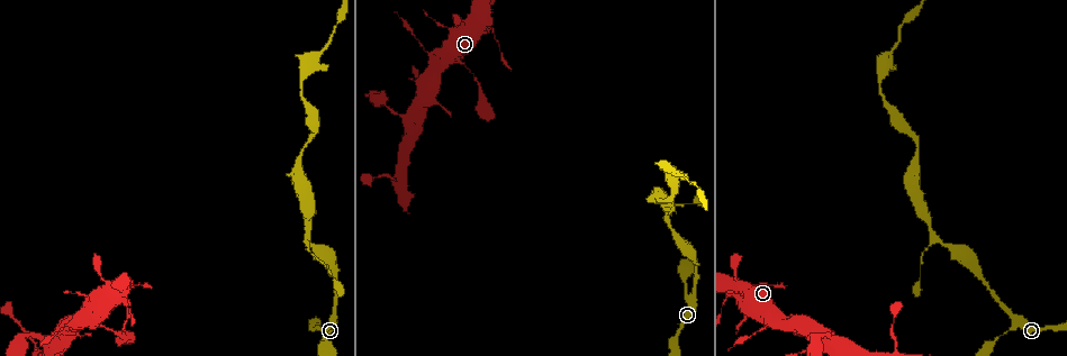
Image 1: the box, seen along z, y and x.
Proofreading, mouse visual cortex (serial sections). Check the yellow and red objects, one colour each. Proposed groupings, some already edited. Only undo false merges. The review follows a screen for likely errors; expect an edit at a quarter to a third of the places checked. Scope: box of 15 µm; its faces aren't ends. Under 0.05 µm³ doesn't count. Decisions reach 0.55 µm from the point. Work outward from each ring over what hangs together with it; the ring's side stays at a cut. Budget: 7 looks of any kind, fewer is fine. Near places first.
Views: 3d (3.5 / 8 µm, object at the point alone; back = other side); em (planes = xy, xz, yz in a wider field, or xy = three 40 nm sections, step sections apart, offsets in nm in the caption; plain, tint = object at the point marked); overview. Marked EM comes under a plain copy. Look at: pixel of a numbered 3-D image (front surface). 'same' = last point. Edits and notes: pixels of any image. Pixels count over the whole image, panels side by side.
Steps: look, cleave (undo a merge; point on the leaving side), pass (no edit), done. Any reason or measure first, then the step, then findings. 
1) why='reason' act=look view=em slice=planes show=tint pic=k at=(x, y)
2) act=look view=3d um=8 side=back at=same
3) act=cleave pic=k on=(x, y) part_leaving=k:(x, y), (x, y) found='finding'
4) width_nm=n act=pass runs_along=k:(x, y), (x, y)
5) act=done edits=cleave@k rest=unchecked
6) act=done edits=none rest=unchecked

why='thin arm on a thick one' act=look view=3d um=3.5 side=back pic=1 at=(769, 323)

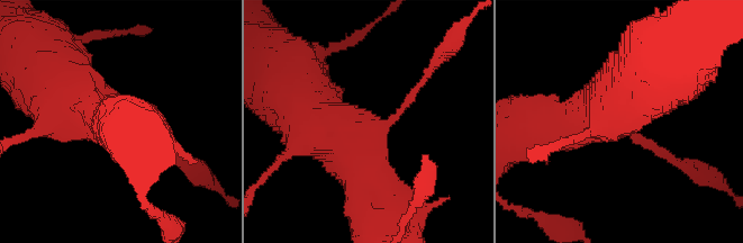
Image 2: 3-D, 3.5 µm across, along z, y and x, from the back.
arms=3 arm_widths_nm=150,600,900 act=look view=em slice=planes show=tint pic=2 at=(371, 129)

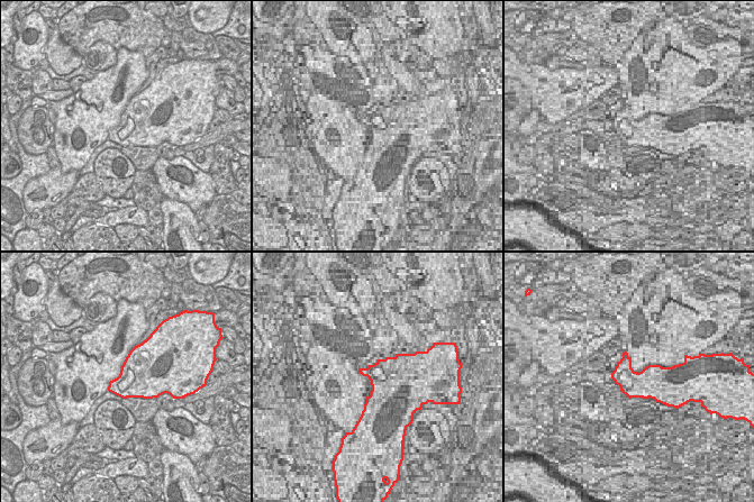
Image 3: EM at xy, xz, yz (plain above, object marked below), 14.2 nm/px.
why='cut it another way' act=look view=em slice=xy step=2 show=tint at=same

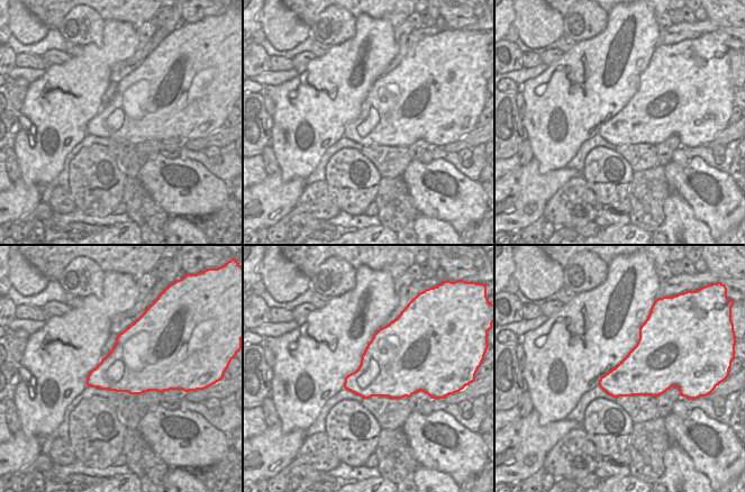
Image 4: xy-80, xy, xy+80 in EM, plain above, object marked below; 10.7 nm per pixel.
width_nm=650 act=pass runs_along=2:(66, 96), (170, 151) found='continuous, no second cell'

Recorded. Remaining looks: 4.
why='a narrow waist' act=look view=3d um=8 side=back pic=1 at=(101, 276)

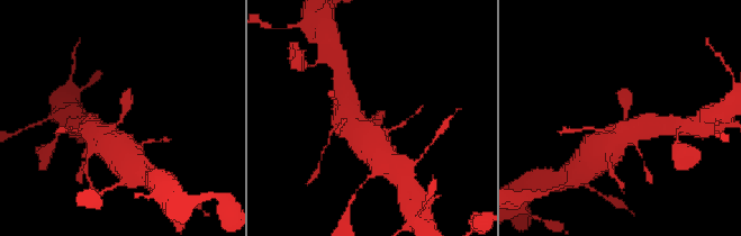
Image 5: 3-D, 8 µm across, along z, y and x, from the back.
act=look view=3d um=3.5 pic=5 at=(371, 117)

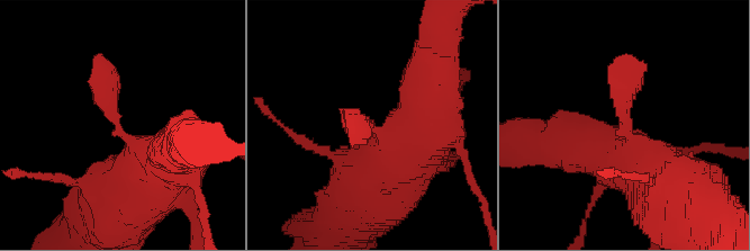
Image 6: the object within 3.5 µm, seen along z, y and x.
arm_widths_nm=350,900 act=look view=em slice=xy step=3 show=tint pic=6 at=(119, 131)

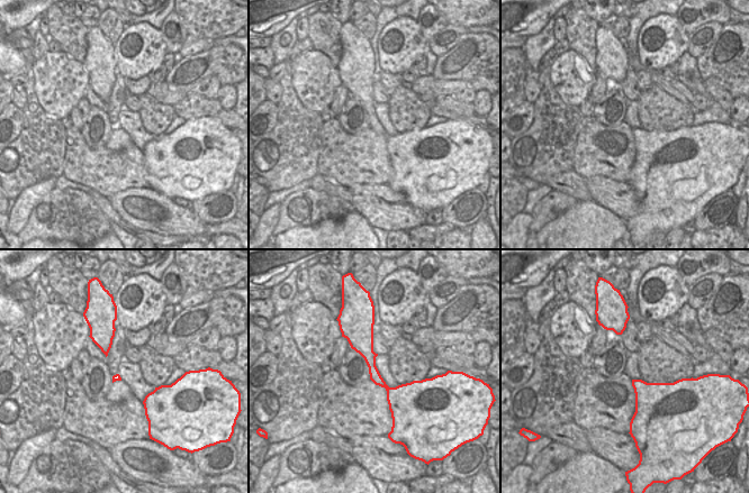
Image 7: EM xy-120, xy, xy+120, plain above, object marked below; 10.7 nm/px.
act=pass runs_along=7:(368, 327), (367, 353), (396, 398), (395, 419) found='one cell here'

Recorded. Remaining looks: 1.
act=done edits=none rest=unchecked

